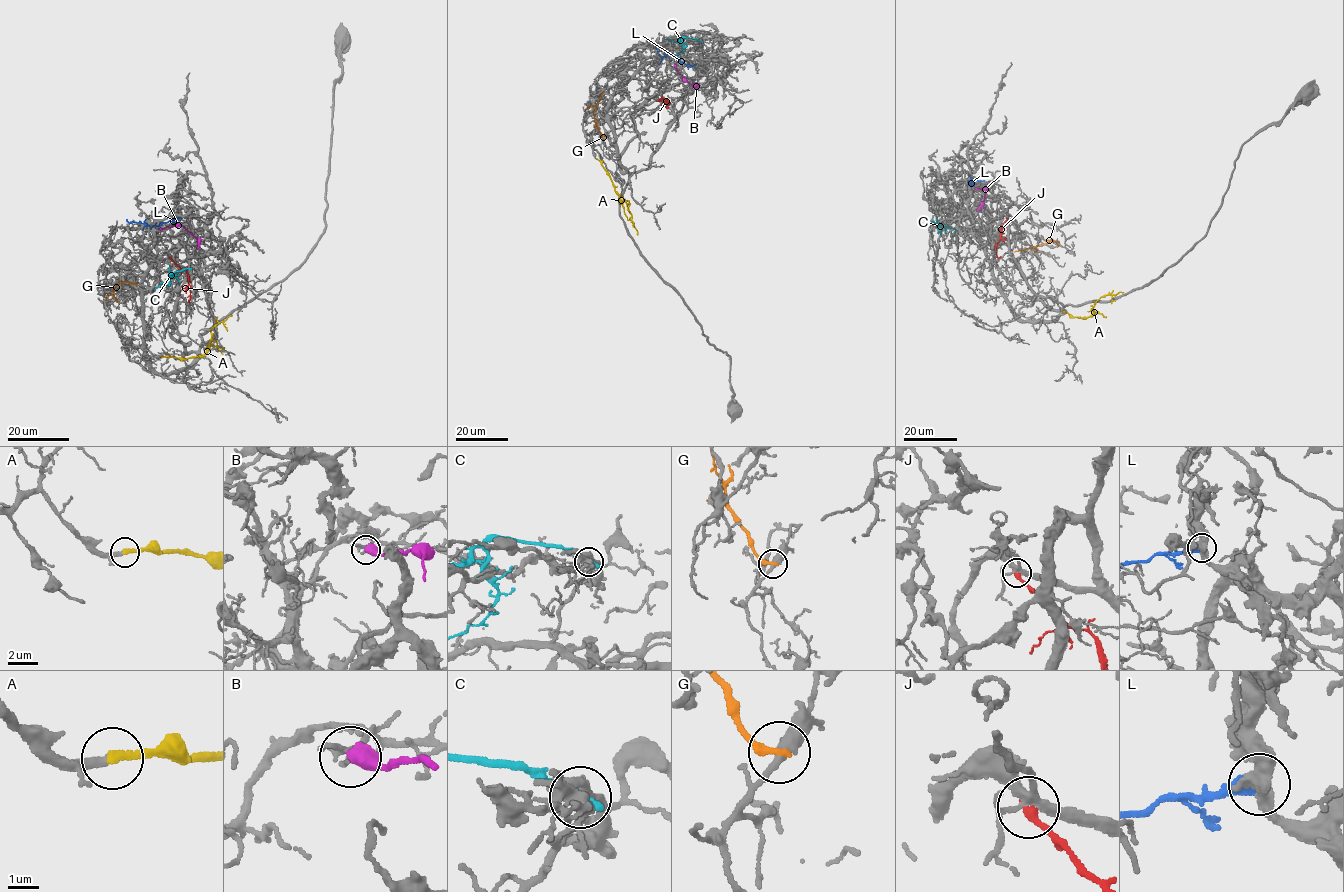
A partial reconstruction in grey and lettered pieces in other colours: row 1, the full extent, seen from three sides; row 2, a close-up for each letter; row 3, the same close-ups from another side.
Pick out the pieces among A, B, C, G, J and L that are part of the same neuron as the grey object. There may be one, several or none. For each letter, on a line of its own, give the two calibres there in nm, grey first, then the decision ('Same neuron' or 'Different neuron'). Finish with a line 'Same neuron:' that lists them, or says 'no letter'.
A: Thickness 240 nm (grey) against 240 nm. Same neuron
B: Thickness 120 nm (grey) against 600 nm. Different neuron
C: Thickness 200 nm (grey) against 360 nm. Different neuron
G: Thickness 320 nm (grey) against 280 nm. Different neuron
J: Thickness 320 nm (grey) against 320 nm. Different neuron
L: Thickness 480 nm (grey) against 440 nm. Different neuron
Same neuron: A

